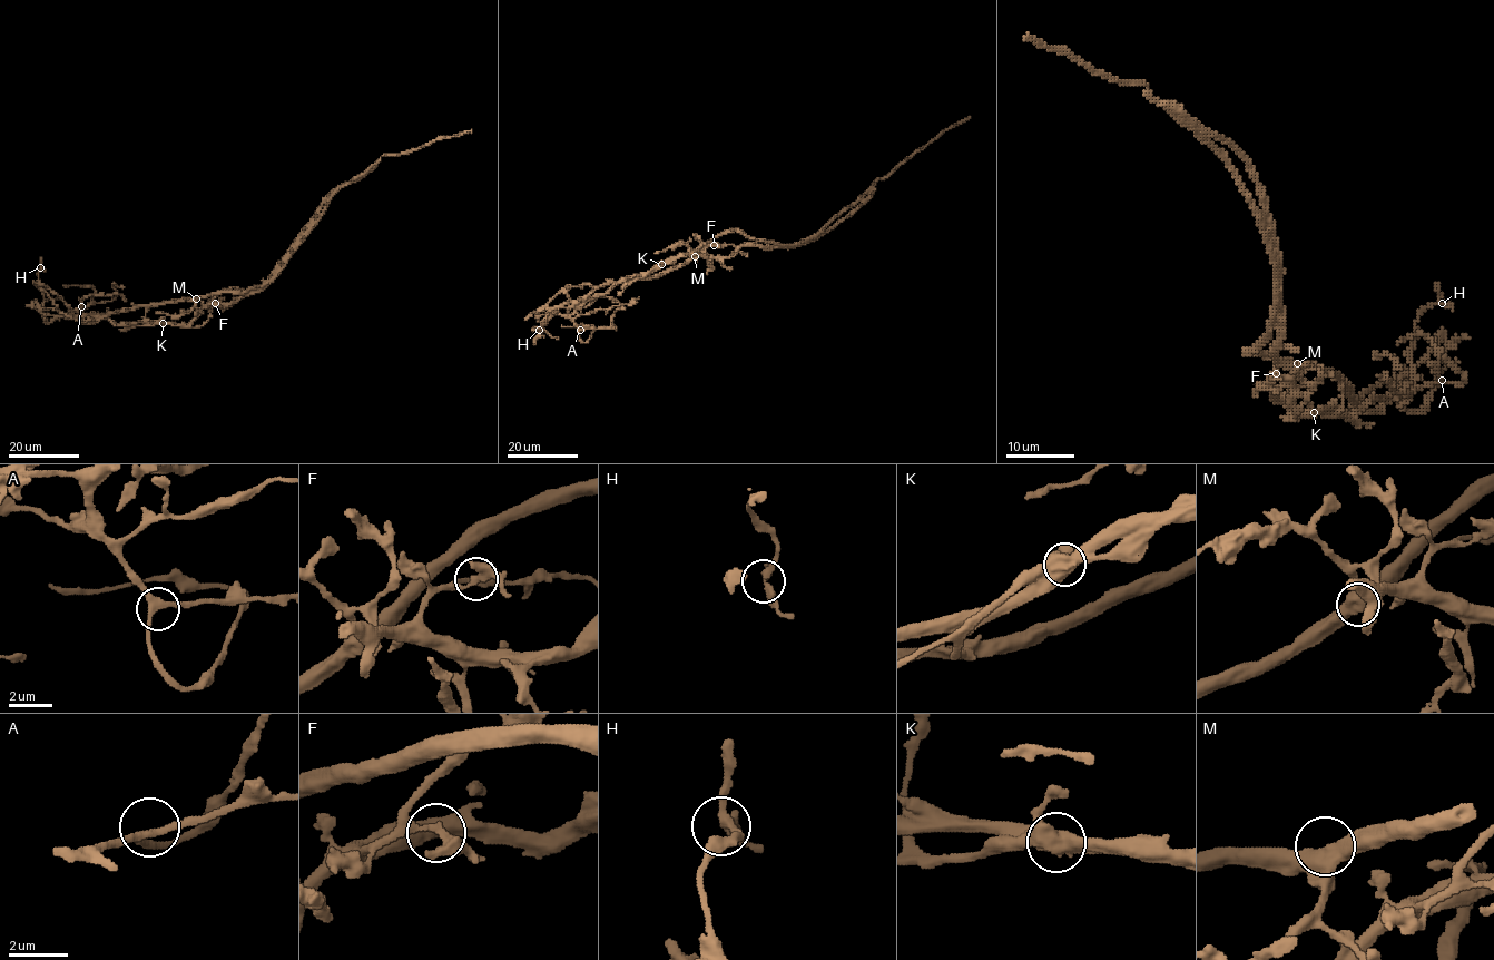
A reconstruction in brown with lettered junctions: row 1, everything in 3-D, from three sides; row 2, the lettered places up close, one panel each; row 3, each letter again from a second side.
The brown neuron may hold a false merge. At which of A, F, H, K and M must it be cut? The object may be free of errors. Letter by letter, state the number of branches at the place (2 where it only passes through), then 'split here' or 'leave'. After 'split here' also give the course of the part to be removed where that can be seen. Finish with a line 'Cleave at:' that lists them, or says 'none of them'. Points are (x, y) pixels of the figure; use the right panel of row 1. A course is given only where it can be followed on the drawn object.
A: branches 3; leave
F: branches 3; leave
H: branches 3; leave
K: branches 3; split here; course (1313, 412), (1296, 414), (1299, 373), (1275, 354), (1278, 250), (1256, 175), (1166, 100)
M: branches 3; leave
Cleave at: K

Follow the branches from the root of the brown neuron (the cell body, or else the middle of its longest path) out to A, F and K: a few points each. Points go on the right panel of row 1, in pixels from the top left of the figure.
A: (1275, 349), (1299, 373), (1293, 383), (1296, 414), (1357, 412), (1369, 401), (1395, 399), (1442, 380)
F: (1275, 349), (1278, 358), (1299, 373), (1293, 376), (1275, 373)
K: (1275, 349), (1278, 358), (1299, 373), (1293, 383), (1293, 411), (1296, 414), (1313, 412)

